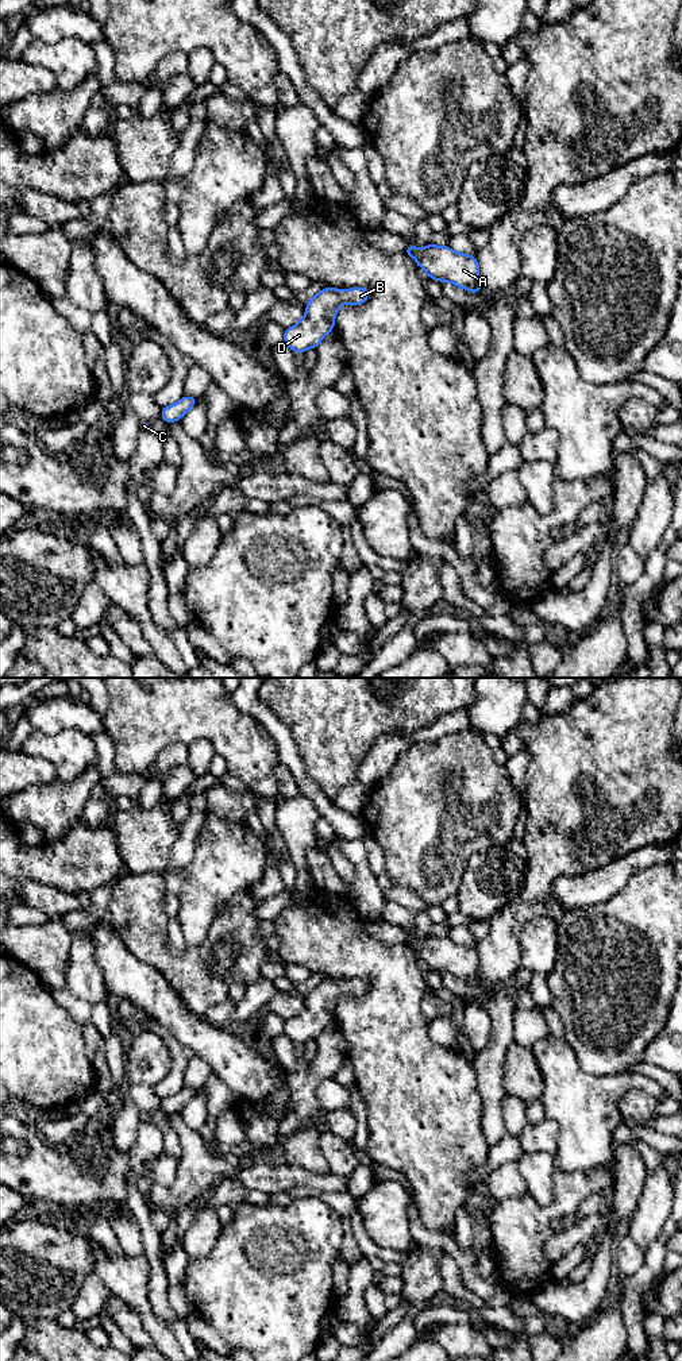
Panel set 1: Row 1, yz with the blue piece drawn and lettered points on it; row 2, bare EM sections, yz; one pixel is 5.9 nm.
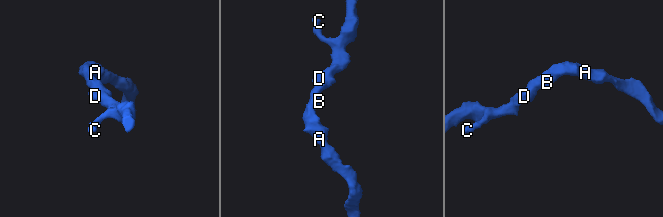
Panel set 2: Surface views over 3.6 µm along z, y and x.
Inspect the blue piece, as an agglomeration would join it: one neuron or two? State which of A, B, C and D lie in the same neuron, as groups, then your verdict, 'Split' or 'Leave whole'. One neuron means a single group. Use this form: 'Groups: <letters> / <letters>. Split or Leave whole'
Groups: A B C D. Leave whole

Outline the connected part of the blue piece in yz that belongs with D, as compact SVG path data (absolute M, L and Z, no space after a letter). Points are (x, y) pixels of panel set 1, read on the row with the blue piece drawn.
M324 288L308 300L305 316L293 327L285 329L284 343L293 352L305 352L316 348L321 339L334 331L335 316L339 306L361 305L369 298L369 289L332 289Z

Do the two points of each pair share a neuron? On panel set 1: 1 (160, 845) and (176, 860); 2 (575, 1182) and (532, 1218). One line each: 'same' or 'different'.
1: different
2: same

